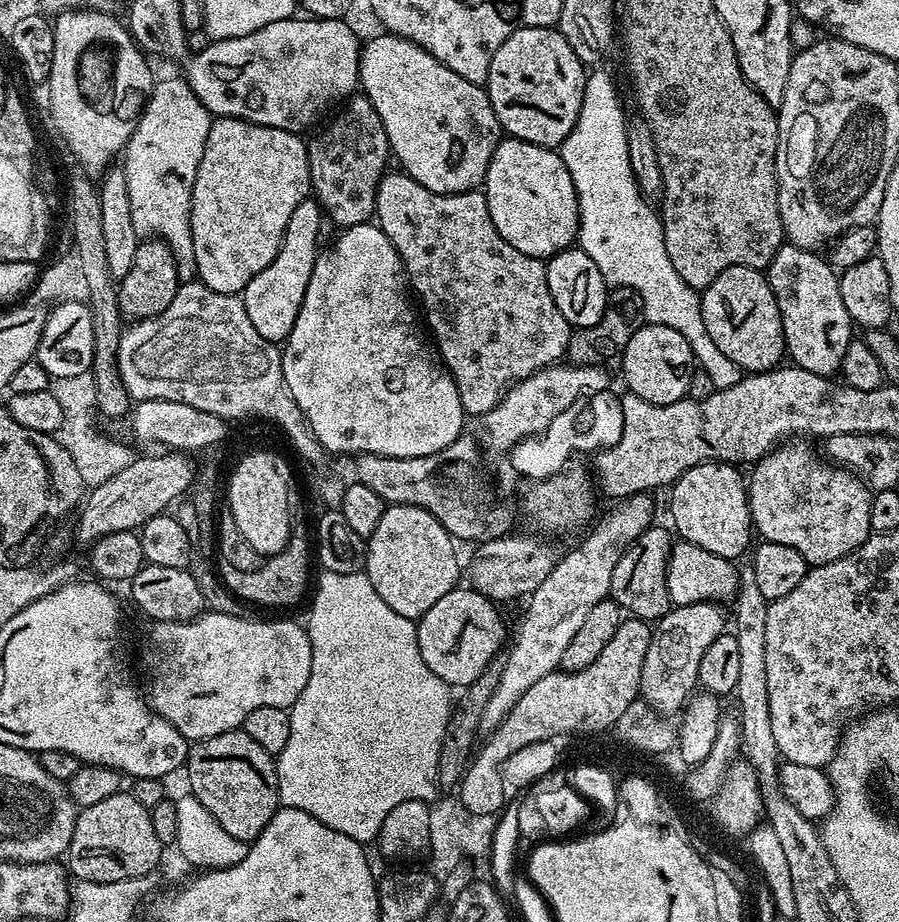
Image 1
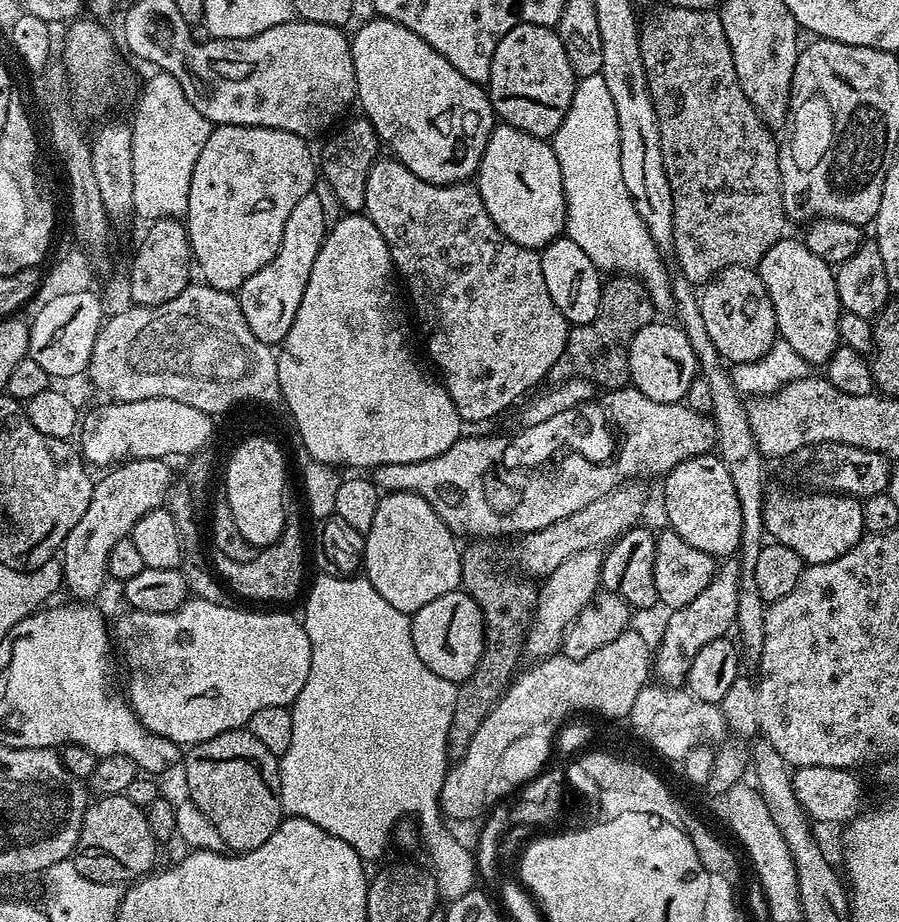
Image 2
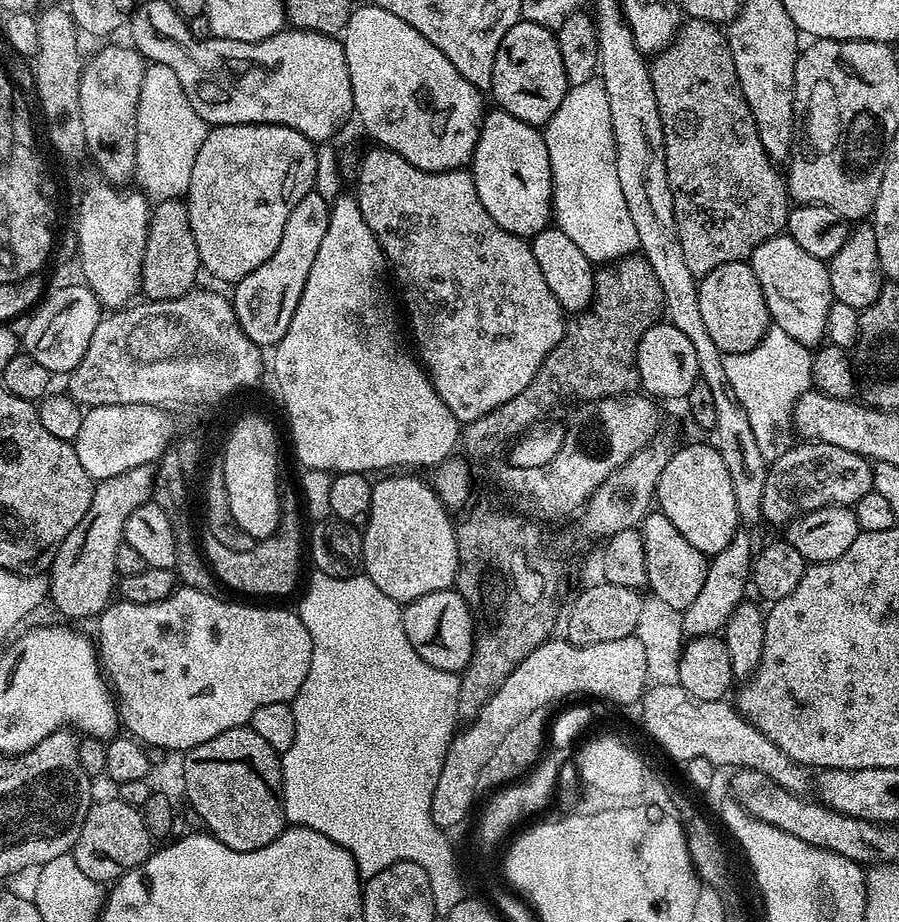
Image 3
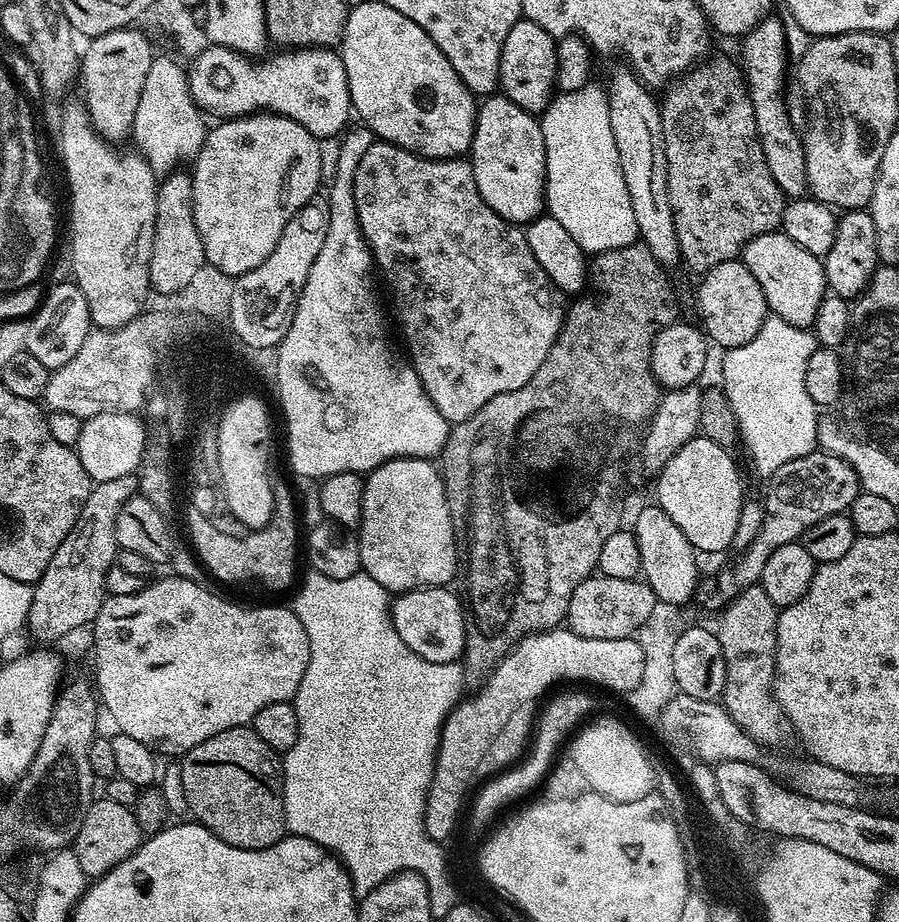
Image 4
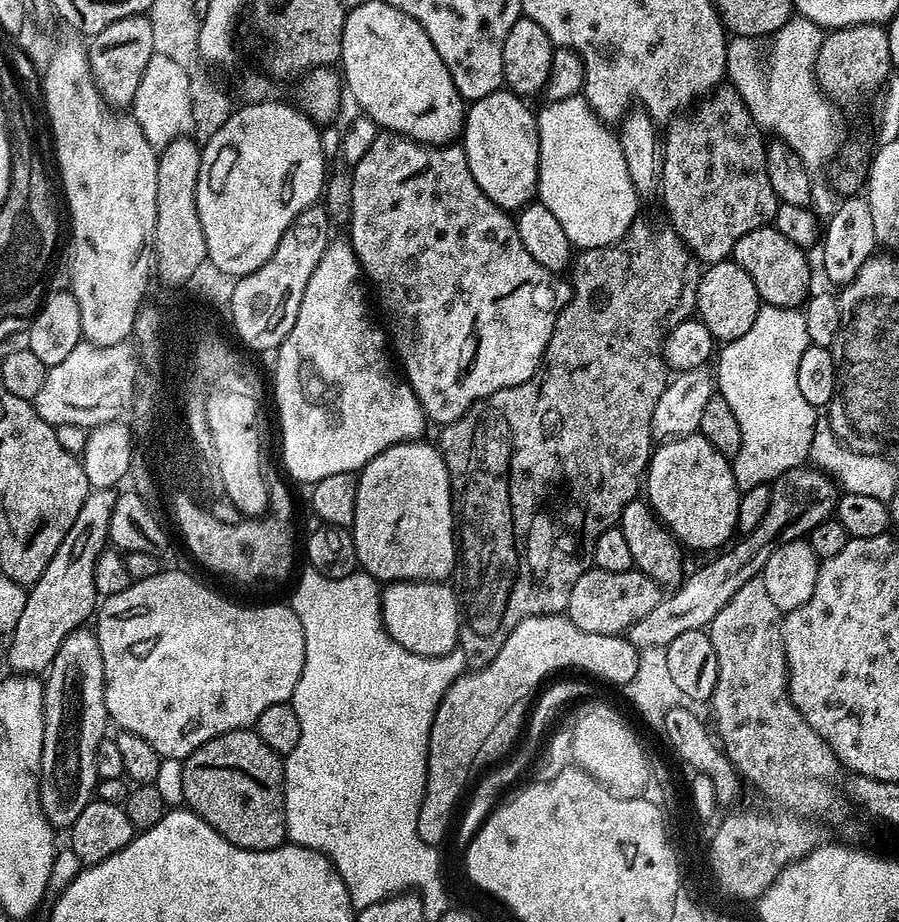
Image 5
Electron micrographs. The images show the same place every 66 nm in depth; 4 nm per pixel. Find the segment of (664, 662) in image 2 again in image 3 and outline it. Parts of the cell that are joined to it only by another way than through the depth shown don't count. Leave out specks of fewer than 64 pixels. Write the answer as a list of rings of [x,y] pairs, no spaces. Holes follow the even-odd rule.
[[[737,530],[728,545],[709,559],[706,582],[702,582],[702,590],[698,590],[698,598],[694,598],[694,602],[690,602],[690,606],[682,612],[685,637],[710,636],[727,629],[728,619],[735,614],[736,609],[745,599],[744,587],[749,587],[750,584],[754,559],[751,534],[753,533],[748,530]]]

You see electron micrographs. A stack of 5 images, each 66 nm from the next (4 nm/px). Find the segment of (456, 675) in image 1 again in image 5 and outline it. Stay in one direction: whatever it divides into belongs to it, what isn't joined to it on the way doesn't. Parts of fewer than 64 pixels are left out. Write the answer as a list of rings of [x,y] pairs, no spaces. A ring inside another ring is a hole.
[[[398,580],[389,583],[380,593],[380,616],[384,619],[384,629],[406,650],[423,656],[445,656],[458,647],[462,609],[457,593],[448,589],[444,582],[431,580]]]

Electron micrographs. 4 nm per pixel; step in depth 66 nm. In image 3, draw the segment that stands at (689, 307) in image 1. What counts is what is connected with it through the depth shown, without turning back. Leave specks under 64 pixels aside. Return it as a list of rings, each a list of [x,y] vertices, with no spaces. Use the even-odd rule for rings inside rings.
[[[600,78],[571,86],[562,98],[562,106],[554,110],[554,118],[543,125],[546,150],[550,154],[552,170],[552,207],[554,224],[578,245],[578,250],[586,254],[593,265],[603,266],[623,256],[631,256],[639,249],[638,231],[627,210],[626,199],[622,196],[615,165],[615,136],[611,128],[610,103],[606,96],[606,86]]]

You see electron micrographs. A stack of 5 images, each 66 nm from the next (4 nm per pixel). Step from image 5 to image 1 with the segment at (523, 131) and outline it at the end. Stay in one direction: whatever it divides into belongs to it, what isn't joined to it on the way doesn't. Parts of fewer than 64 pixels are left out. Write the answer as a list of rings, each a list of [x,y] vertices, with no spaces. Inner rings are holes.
[[[511,138],[501,139],[490,158],[482,191],[490,218],[494,218],[494,226],[498,226],[498,234],[502,234],[514,250],[547,261],[549,256],[577,243],[580,230],[578,194],[570,170],[566,170],[566,162],[562,162],[557,149]]]

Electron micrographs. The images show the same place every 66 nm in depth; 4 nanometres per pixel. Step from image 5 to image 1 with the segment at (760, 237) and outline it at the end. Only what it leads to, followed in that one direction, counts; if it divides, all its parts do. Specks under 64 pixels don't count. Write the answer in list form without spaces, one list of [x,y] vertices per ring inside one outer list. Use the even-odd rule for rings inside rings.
[[[785,242],[769,262],[766,275],[778,302],[787,357],[797,368],[832,378],[839,373],[846,346],[854,339],[854,325],[842,303],[837,269],[820,255]]]

